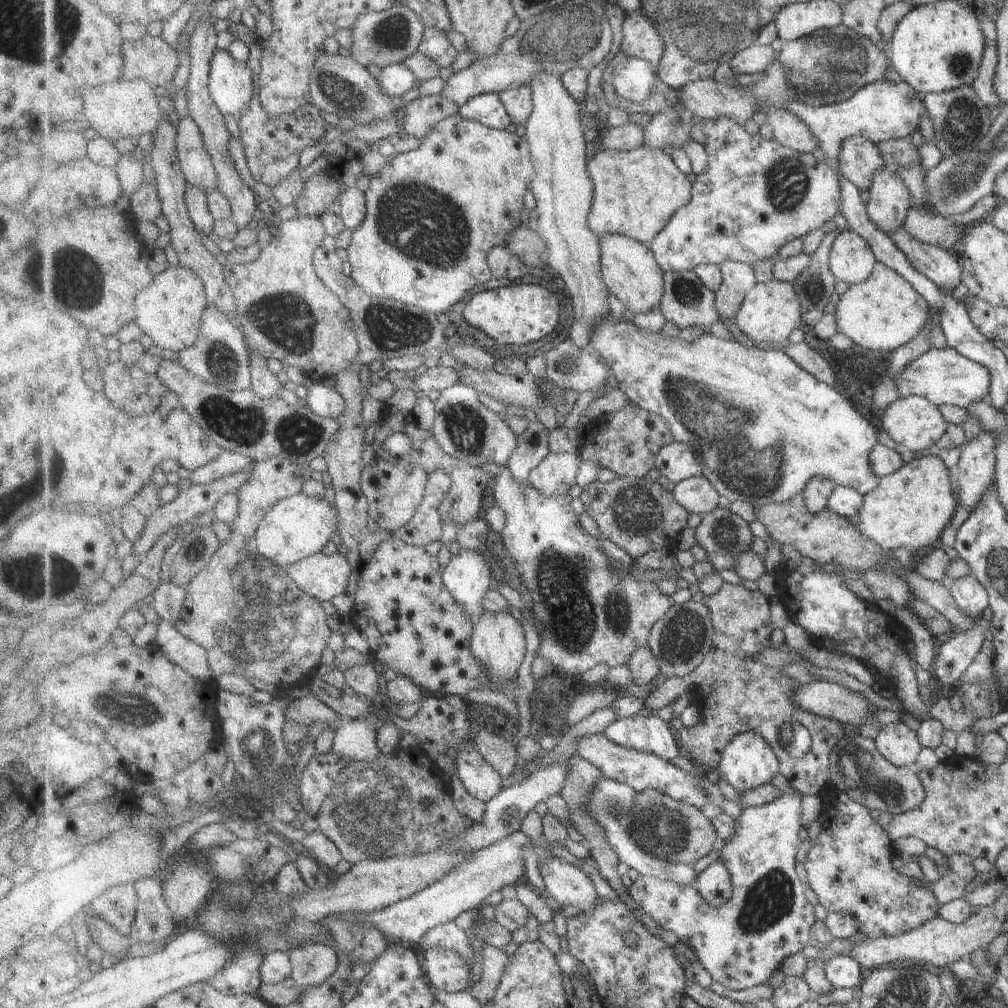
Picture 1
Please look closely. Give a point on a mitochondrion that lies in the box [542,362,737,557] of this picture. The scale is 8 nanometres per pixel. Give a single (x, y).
(637, 511)

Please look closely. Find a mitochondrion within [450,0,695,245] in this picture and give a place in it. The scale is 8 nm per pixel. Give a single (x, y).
(565, 35)

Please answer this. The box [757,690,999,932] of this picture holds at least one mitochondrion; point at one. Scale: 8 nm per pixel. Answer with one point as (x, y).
(860, 771)

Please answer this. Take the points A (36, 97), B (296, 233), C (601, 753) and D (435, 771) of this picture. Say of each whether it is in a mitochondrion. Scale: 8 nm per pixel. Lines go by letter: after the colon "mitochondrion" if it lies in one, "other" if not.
A: other
B: other
C: other
D: other

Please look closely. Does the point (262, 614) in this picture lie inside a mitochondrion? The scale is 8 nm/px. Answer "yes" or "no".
yes

